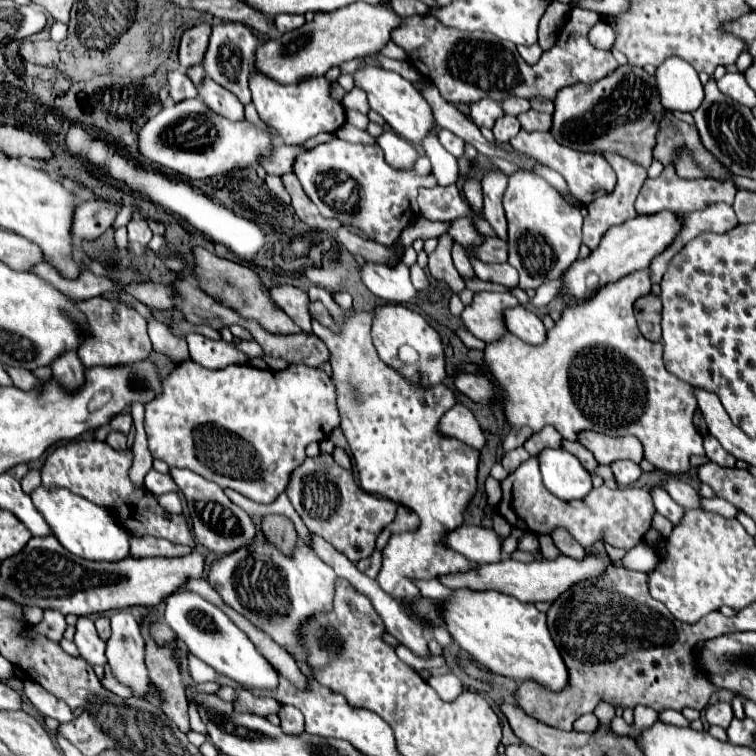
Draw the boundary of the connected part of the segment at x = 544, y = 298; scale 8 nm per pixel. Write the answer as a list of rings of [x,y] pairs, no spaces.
[[[555,279],[555,281],[543,283],[543,285],[535,291],[535,297],[531,299],[531,305],[535,305],[535,307],[545,307],[545,305],[549,305],[549,303],[561,293],[561,287],[563,287],[563,279]]]

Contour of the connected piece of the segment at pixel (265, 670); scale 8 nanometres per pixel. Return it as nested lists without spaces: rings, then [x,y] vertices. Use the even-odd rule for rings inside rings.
[[[185,589],[169,597],[165,609],[165,621],[177,633],[177,637],[187,645],[191,655],[199,657],[221,675],[227,675],[245,687],[261,687],[261,689],[277,687],[277,671],[269,665],[269,661],[257,651],[257,647],[249,641],[249,637],[217,605],[203,599],[199,593]]]

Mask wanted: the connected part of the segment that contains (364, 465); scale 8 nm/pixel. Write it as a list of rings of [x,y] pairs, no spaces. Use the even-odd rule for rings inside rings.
[[[353,311],[353,317],[349,317],[349,321],[341,325],[341,333],[329,333],[329,329],[313,321],[313,333],[321,341],[325,341],[325,345],[333,353],[331,367],[333,367],[333,383],[337,387],[341,431],[351,447],[361,487],[367,493],[389,497],[395,503],[413,509],[421,519],[421,527],[417,531],[391,535],[387,547],[383,549],[383,567],[377,577],[381,589],[385,589],[395,599],[411,599],[417,597],[417,587],[413,585],[411,579],[429,579],[435,575],[467,573],[477,569],[479,565],[475,561],[469,561],[461,553],[455,553],[453,549],[443,545],[443,535],[463,525],[463,513],[477,491],[477,465],[479,465],[477,449],[437,433],[439,417],[445,415],[445,411],[449,411],[455,405],[453,391],[447,389],[445,385],[419,389],[413,383],[405,383],[399,373],[393,373],[393,369],[389,369],[383,361],[379,361],[371,341],[371,313],[367,311]]]

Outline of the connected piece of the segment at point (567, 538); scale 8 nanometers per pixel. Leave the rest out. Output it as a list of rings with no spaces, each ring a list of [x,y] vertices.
[[[555,529],[553,533],[551,533],[551,539],[553,539],[553,543],[555,543],[555,547],[563,553],[563,555],[573,555],[575,559],[579,559],[579,557],[585,557],[585,549],[565,531],[565,529]]]

